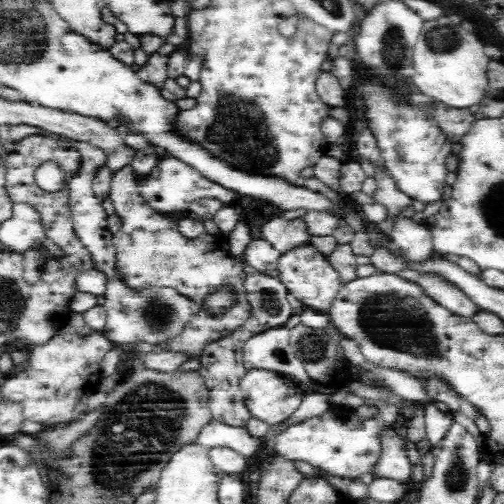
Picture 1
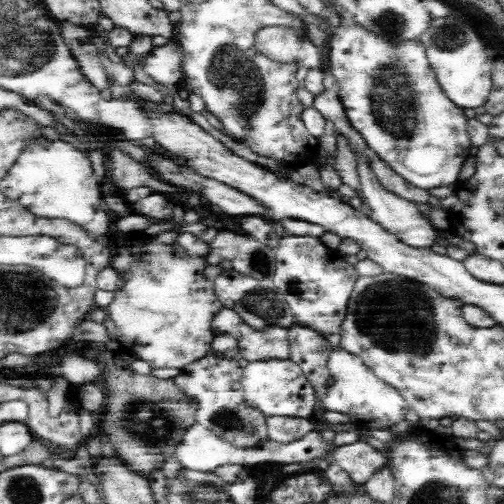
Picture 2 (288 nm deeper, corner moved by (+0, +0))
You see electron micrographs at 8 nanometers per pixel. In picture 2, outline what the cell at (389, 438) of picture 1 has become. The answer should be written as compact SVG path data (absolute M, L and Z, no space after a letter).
M364 440L336 448L334 458L336 464L340 464L342 470L350 474L350 480L356 486L364 486L378 470L390 468L388 456Z

